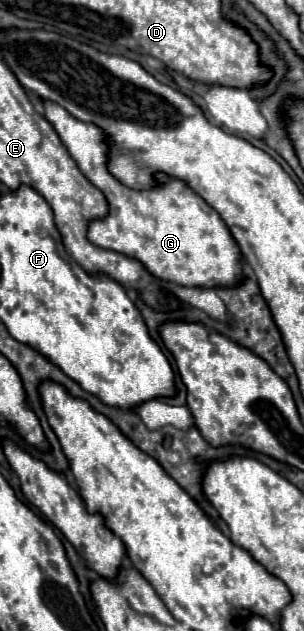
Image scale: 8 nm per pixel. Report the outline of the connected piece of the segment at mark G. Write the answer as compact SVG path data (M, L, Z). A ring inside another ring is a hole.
M44 100L42 106L44 106L44 118L54 126L56 134L68 148L70 156L74 158L82 174L108 200L108 214L88 224L88 240L92 244L106 248L106 250L120 252L128 258L134 258L142 262L144 268L152 276L172 280L182 286L214 288L214 286L234 286L240 282L244 272L240 264L242 252L238 244L230 236L230 230L226 228L226 224L222 224L222 218L218 216L218 212L214 212L214 208L210 208L192 188L186 188L182 180L170 180L170 176L166 176L164 172L162 176L158 176L158 184L154 184L154 188L148 188L148 190L126 188L126 184L122 184L120 180L114 180L114 176L110 176L110 170L106 168L106 144L102 144L102 128L98 128L96 124L82 124L82 120L74 120L74 116L66 112L66 108L58 108L58 104L50 104L50 100Z

